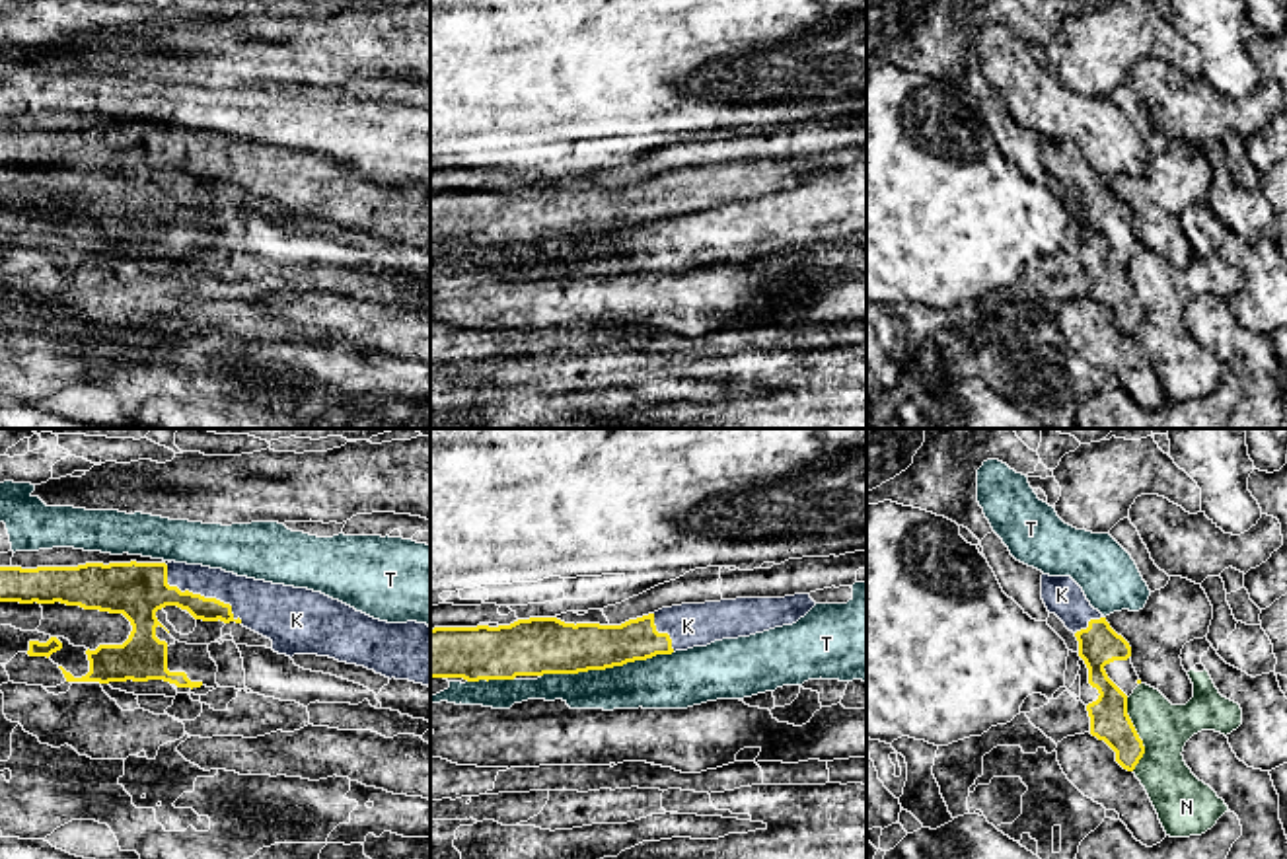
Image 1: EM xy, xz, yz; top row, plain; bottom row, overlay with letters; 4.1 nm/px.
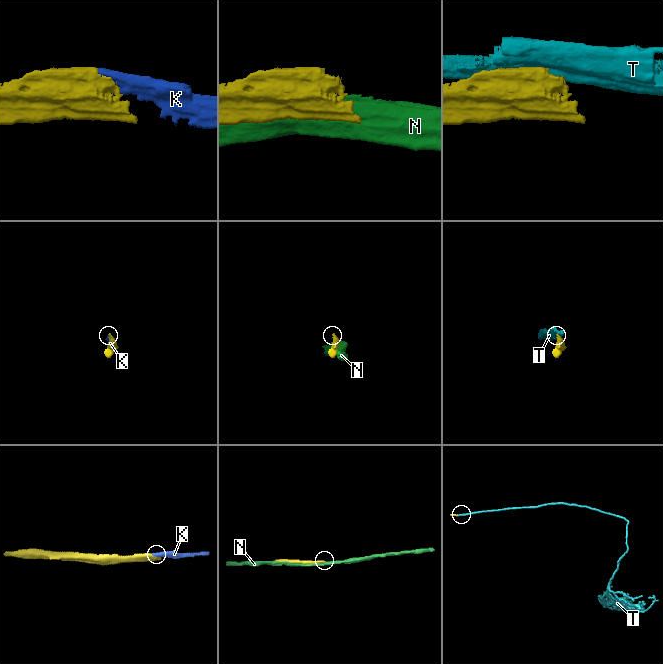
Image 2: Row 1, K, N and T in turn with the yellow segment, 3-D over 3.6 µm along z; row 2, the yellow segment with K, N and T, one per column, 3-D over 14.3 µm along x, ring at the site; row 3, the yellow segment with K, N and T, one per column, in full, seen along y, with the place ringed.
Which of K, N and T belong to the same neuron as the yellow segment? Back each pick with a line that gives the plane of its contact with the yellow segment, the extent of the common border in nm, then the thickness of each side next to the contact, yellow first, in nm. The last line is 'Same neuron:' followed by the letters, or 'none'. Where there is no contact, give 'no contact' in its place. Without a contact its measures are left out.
K: contact in xy; length 400 nm; calibres 220 and 190 nm
Same neuron: K

